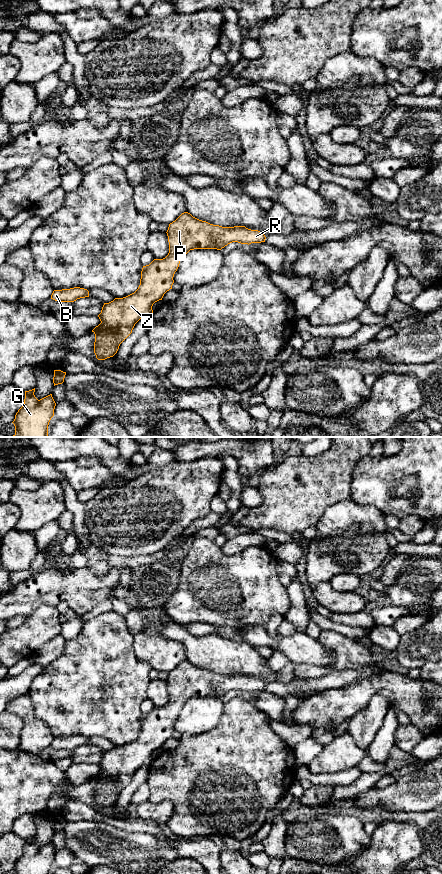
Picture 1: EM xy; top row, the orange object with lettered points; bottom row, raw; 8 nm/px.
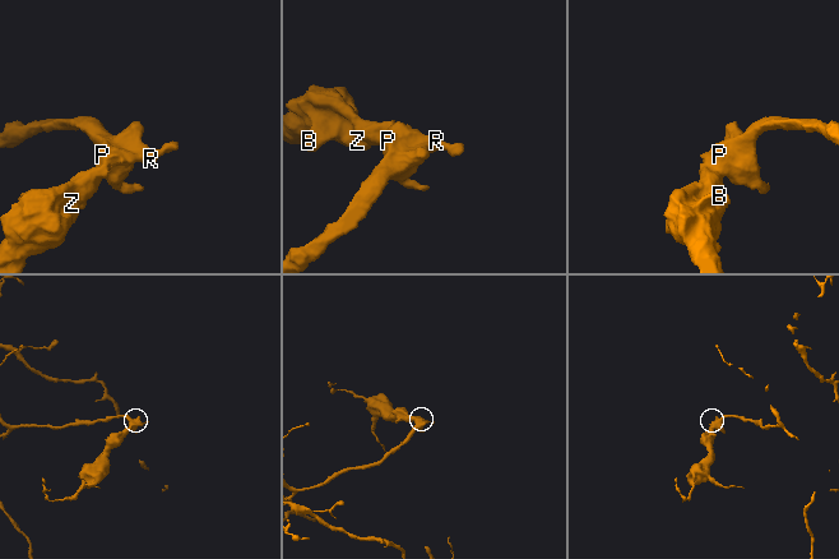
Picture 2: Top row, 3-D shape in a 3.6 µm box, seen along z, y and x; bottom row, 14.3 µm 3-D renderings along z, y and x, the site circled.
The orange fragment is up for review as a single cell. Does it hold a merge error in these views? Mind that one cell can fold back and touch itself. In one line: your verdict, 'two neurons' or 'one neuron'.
one neuron

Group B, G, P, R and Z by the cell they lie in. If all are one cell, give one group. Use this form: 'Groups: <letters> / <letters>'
Groups: B G P R Z

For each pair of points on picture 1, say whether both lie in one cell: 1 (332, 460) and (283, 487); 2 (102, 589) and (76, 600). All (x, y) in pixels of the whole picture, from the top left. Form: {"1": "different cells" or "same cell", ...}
{"1": "same cell", "2": "same cell"}

